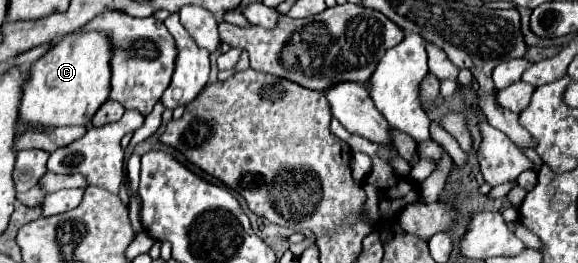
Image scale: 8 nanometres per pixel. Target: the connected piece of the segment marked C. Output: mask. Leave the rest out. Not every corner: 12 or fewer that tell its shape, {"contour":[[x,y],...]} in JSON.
{"contour":[[77,31],[31,63],[19,119],[87,125],[109,97],[111,41]]}

